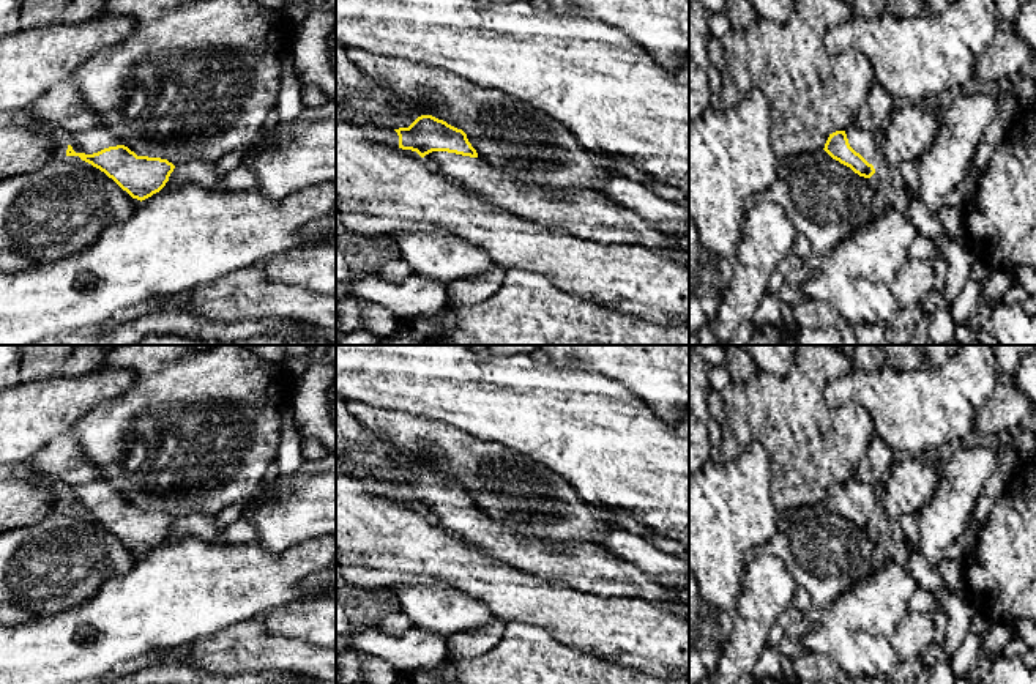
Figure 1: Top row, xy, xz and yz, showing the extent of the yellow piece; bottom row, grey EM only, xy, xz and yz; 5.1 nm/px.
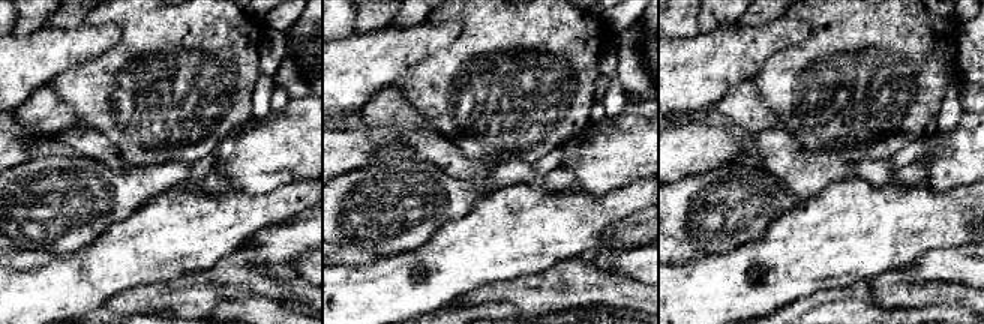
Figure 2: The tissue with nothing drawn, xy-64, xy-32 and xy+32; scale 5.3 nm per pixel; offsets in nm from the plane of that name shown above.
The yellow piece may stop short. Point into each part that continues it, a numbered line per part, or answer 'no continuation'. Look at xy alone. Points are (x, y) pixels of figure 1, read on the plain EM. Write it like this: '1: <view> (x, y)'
1: xy (92, 494)

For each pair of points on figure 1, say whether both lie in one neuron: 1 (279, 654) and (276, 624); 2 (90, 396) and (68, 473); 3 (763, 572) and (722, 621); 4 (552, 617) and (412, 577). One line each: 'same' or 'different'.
1: different
2: different
3: different
4: same

